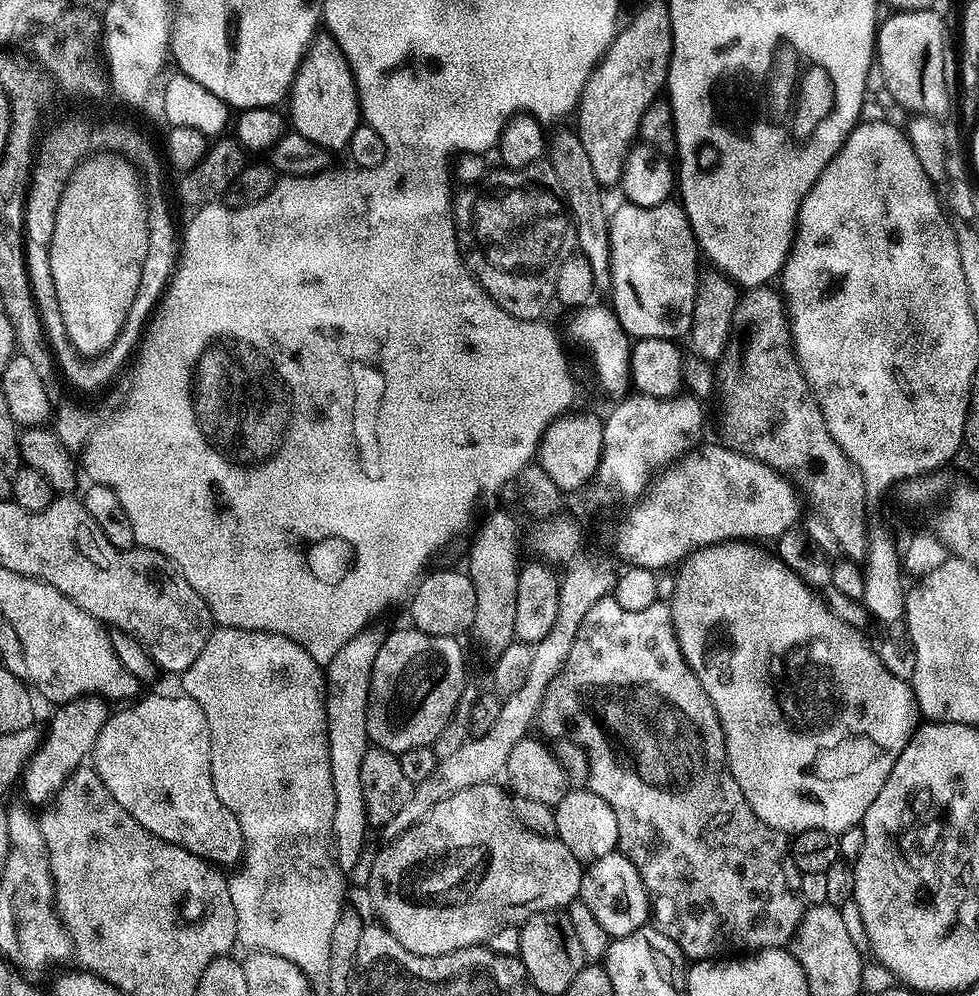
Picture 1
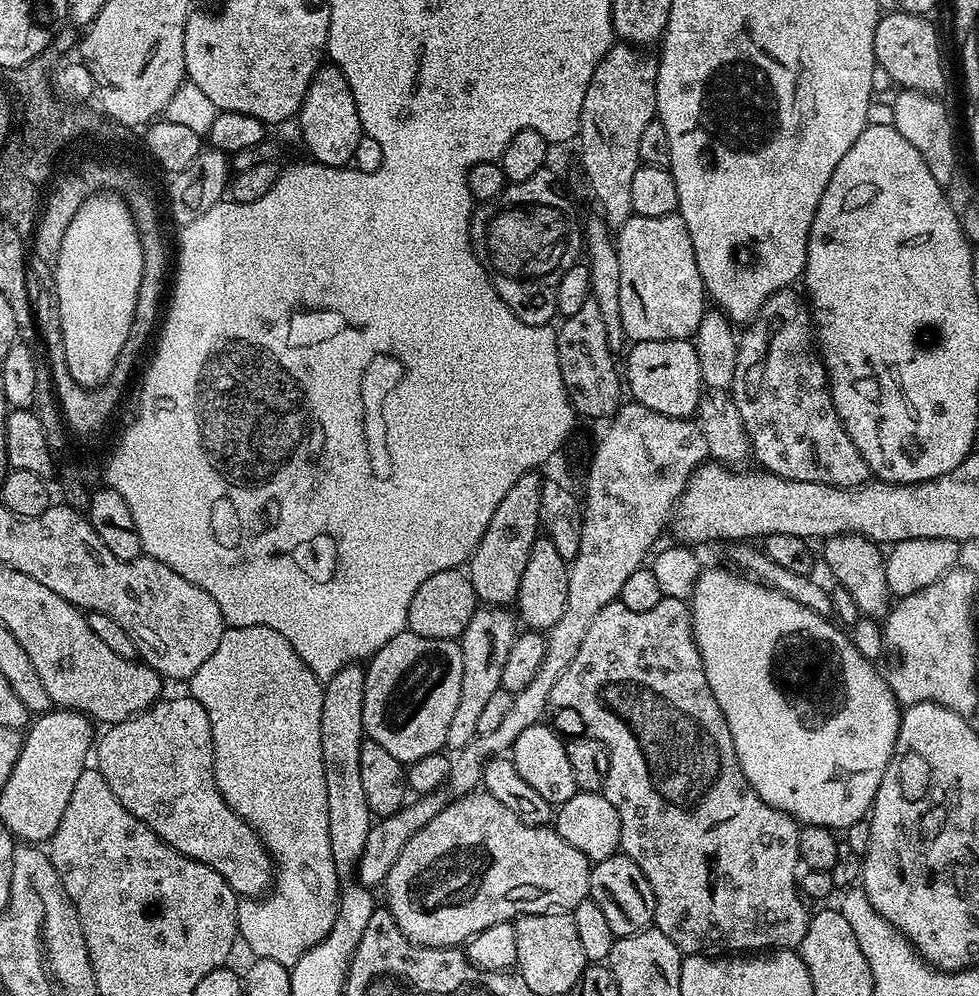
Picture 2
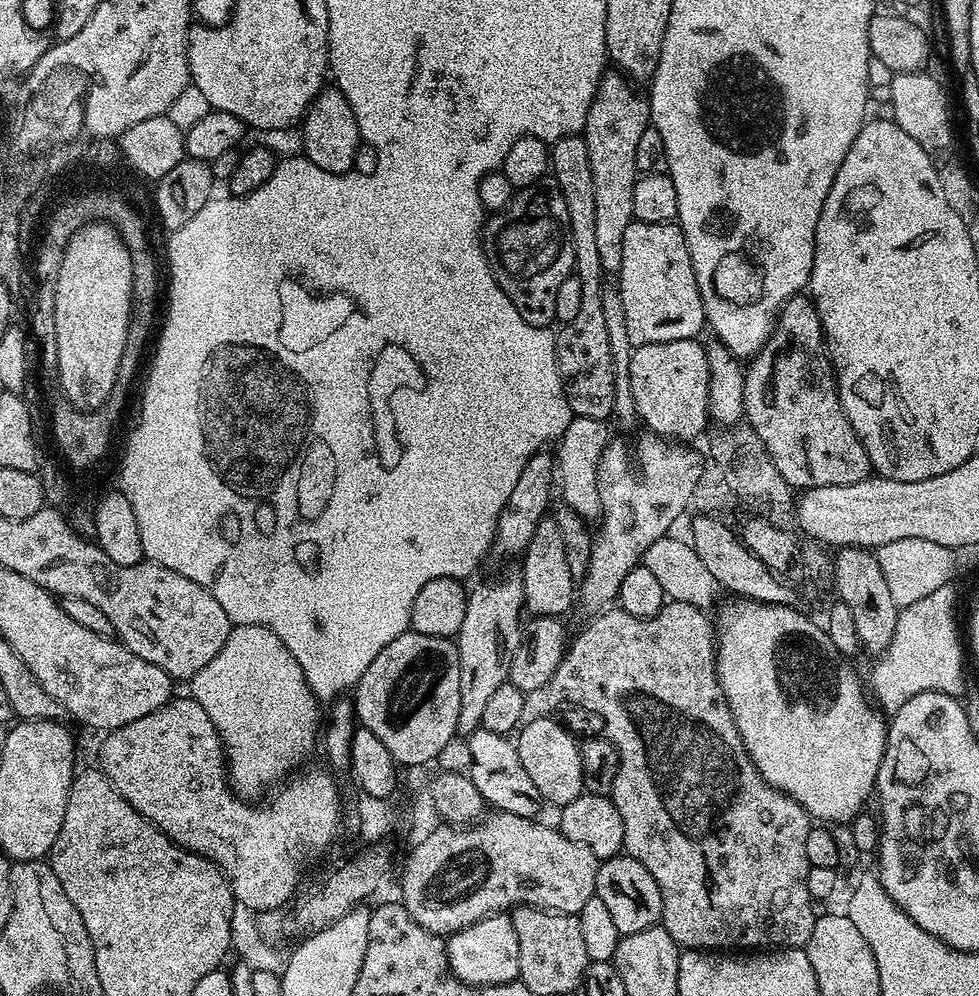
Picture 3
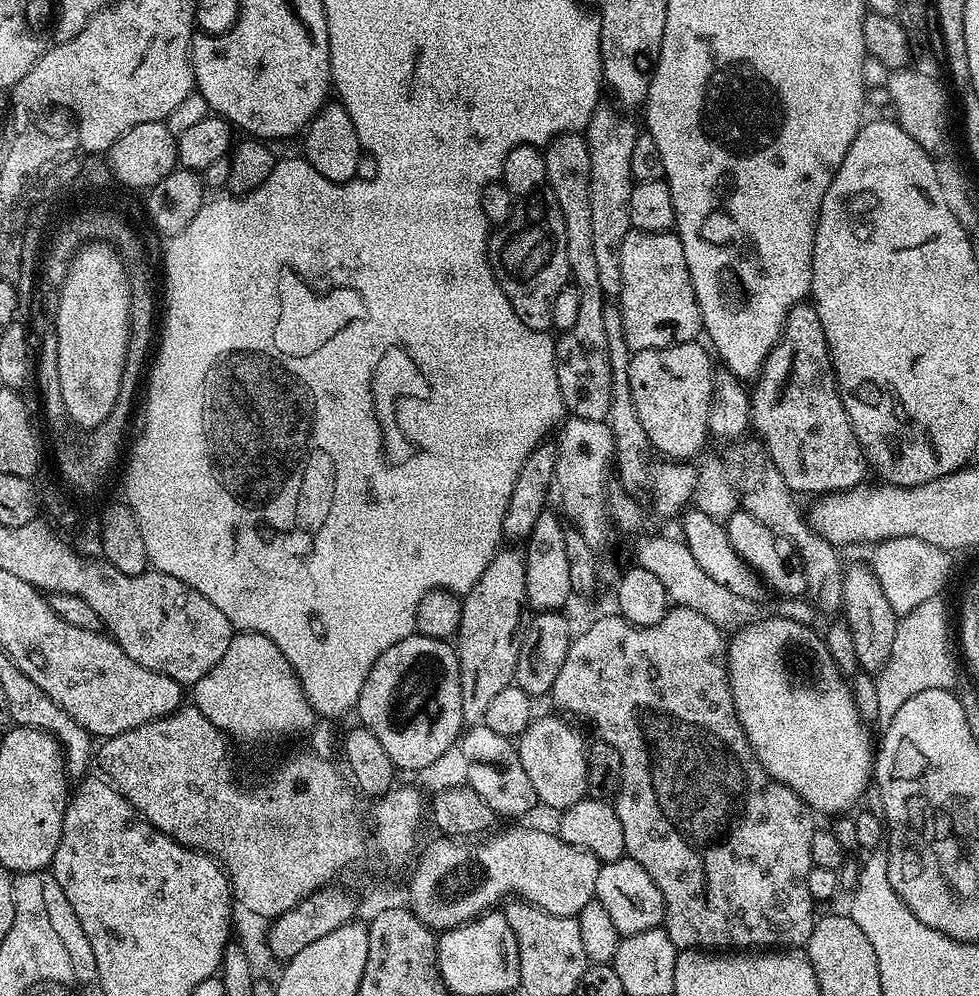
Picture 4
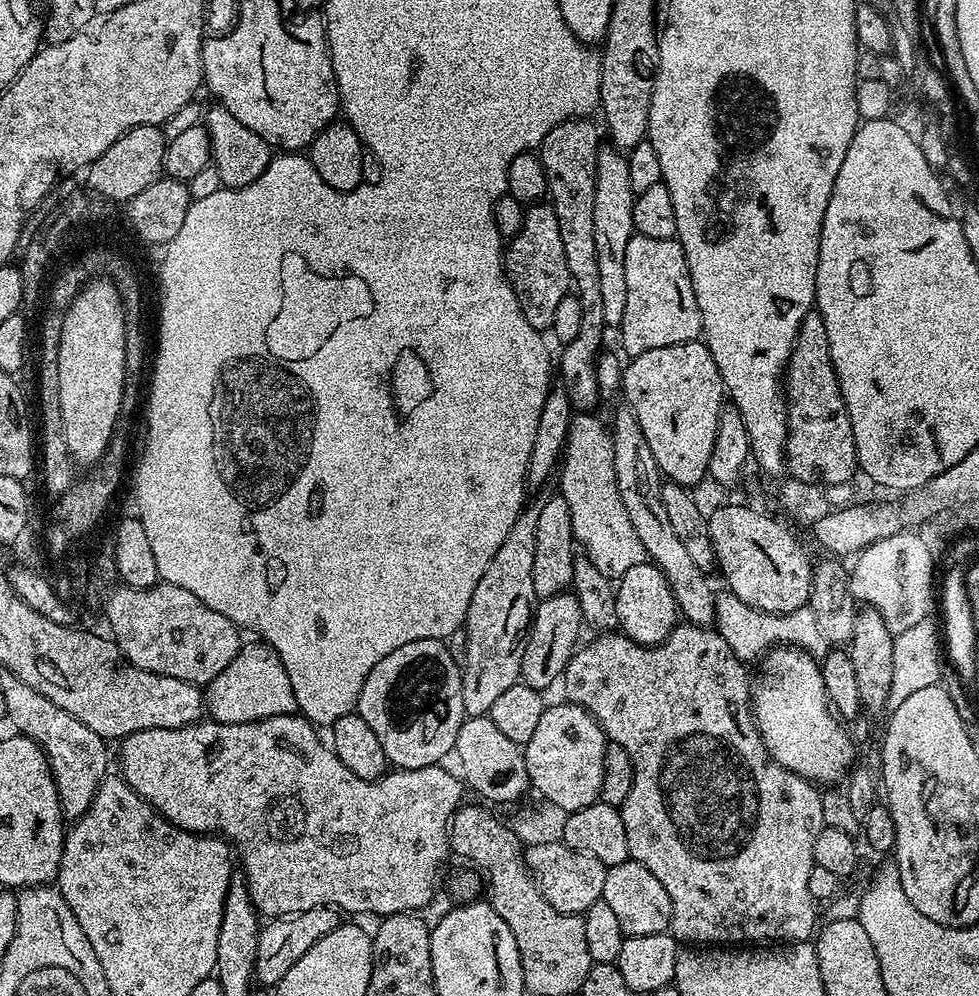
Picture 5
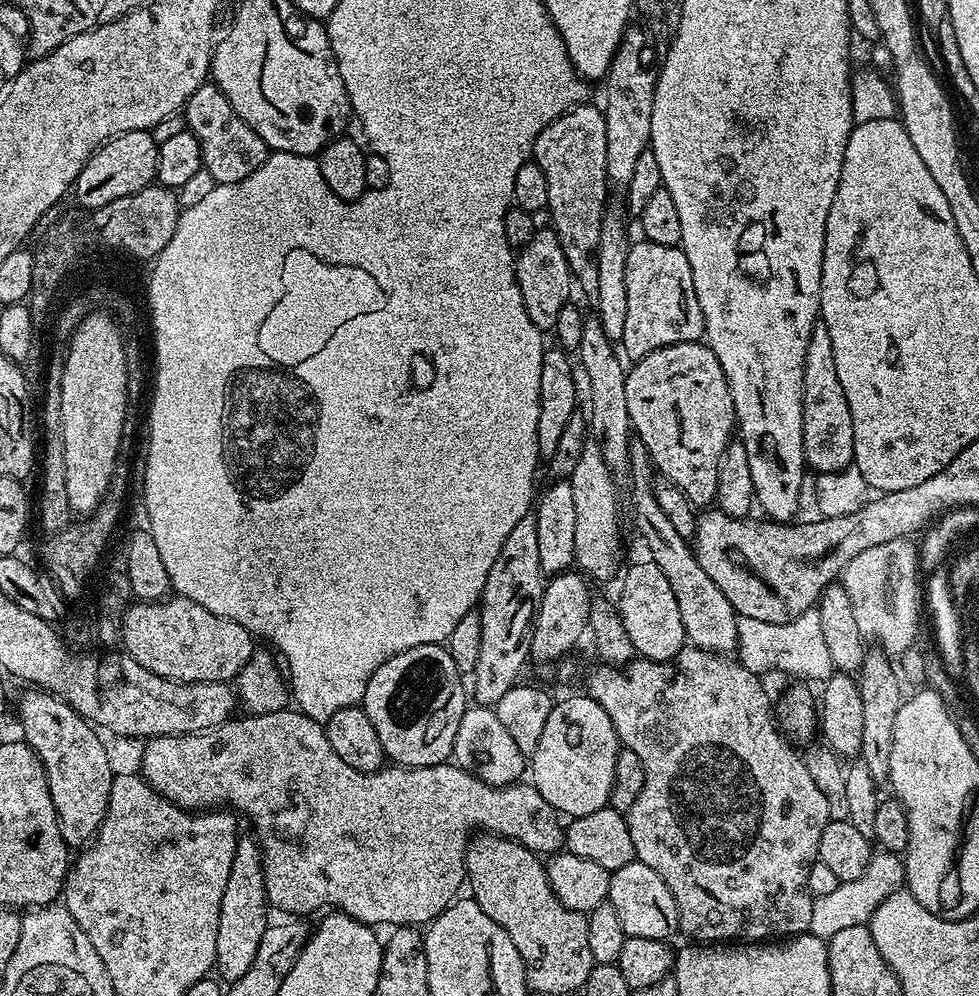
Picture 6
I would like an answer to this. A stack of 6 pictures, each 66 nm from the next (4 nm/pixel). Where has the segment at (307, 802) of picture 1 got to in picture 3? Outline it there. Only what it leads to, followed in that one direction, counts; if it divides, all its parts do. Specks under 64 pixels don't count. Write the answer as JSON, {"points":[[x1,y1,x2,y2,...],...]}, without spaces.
{"points":[[253,624,235,625,222,650,218,650,218,654,214,654,214,658,192,676,190,687,191,699,206,710,210,722,214,722,218,730,220,743,224,745,228,782,237,796,256,798,252,796,262,795,268,787,279,785,289,773,299,769,315,748,317,751,318,733,322,728,321,701,310,690,302,666,298,666,294,654,282,646,282,638,278,638,274,630]]}

